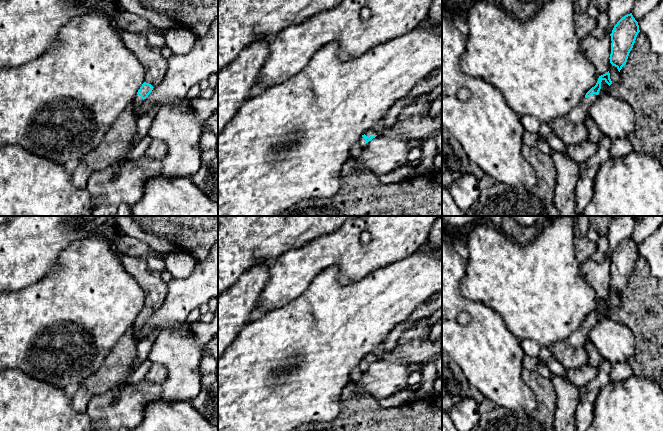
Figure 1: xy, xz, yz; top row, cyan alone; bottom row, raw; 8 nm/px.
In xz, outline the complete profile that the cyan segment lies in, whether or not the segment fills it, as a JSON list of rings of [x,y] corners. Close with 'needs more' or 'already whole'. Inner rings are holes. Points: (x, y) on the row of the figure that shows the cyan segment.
[[[369,129],[362,135],[358,141],[358,146],[365,147],[366,144],[377,136],[375,129]]] | needs more

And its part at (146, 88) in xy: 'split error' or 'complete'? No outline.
split error

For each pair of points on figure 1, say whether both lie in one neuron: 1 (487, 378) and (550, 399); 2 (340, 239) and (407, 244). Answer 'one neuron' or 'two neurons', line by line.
1: two neurons
2: one neuron

